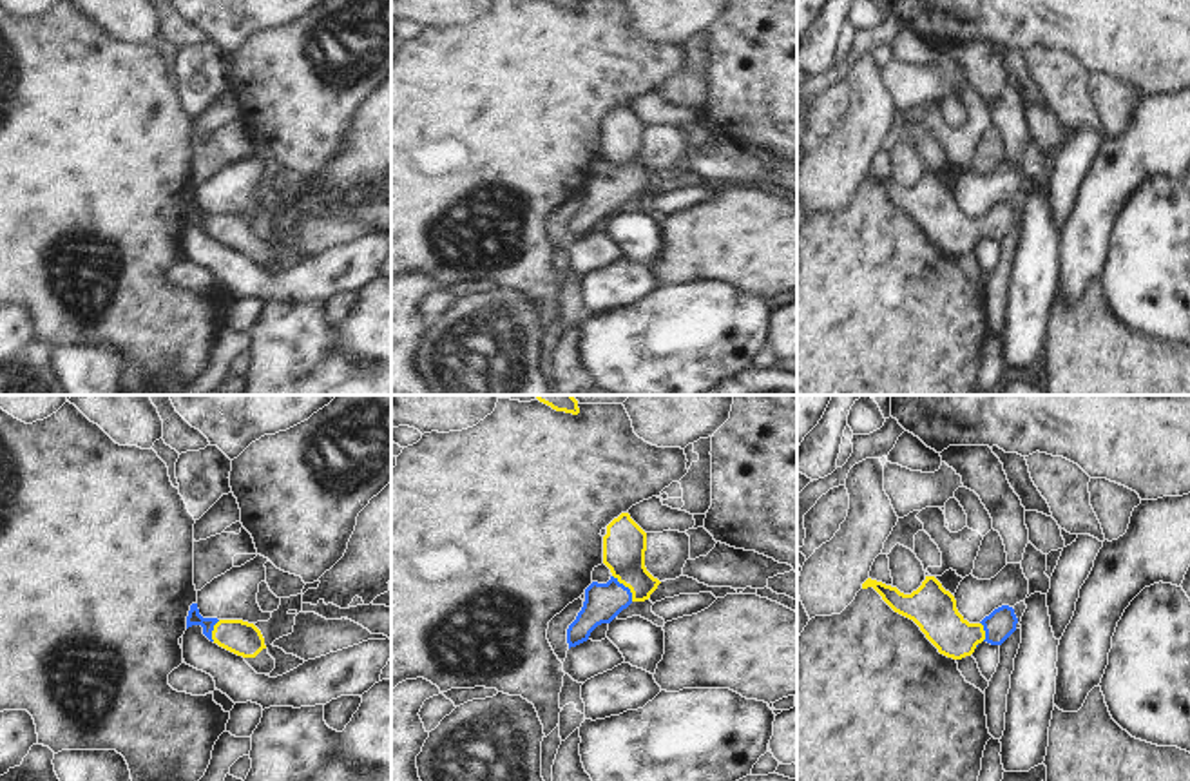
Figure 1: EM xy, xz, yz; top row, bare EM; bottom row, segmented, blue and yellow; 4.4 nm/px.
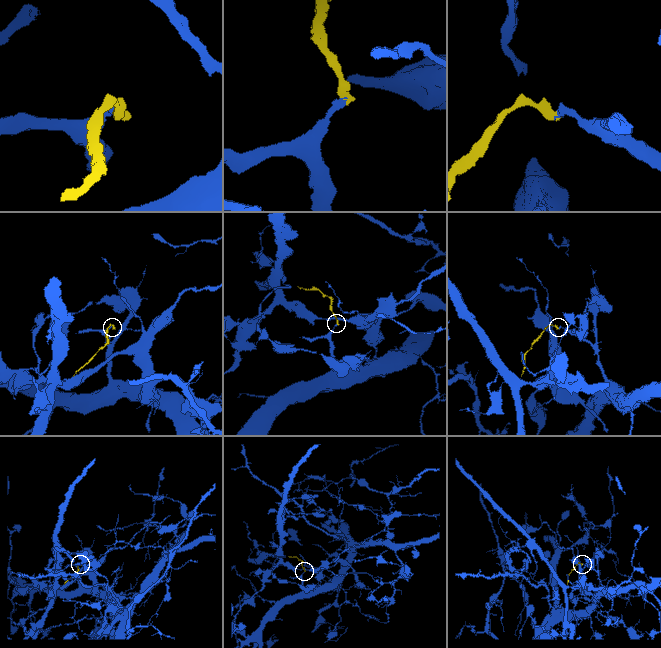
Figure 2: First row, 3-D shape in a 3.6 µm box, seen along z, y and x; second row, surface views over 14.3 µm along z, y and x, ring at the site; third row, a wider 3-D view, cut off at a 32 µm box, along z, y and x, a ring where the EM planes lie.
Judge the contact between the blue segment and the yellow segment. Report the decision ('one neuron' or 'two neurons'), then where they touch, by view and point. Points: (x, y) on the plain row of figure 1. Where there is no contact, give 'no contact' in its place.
one neuron | xz (627, 182)

